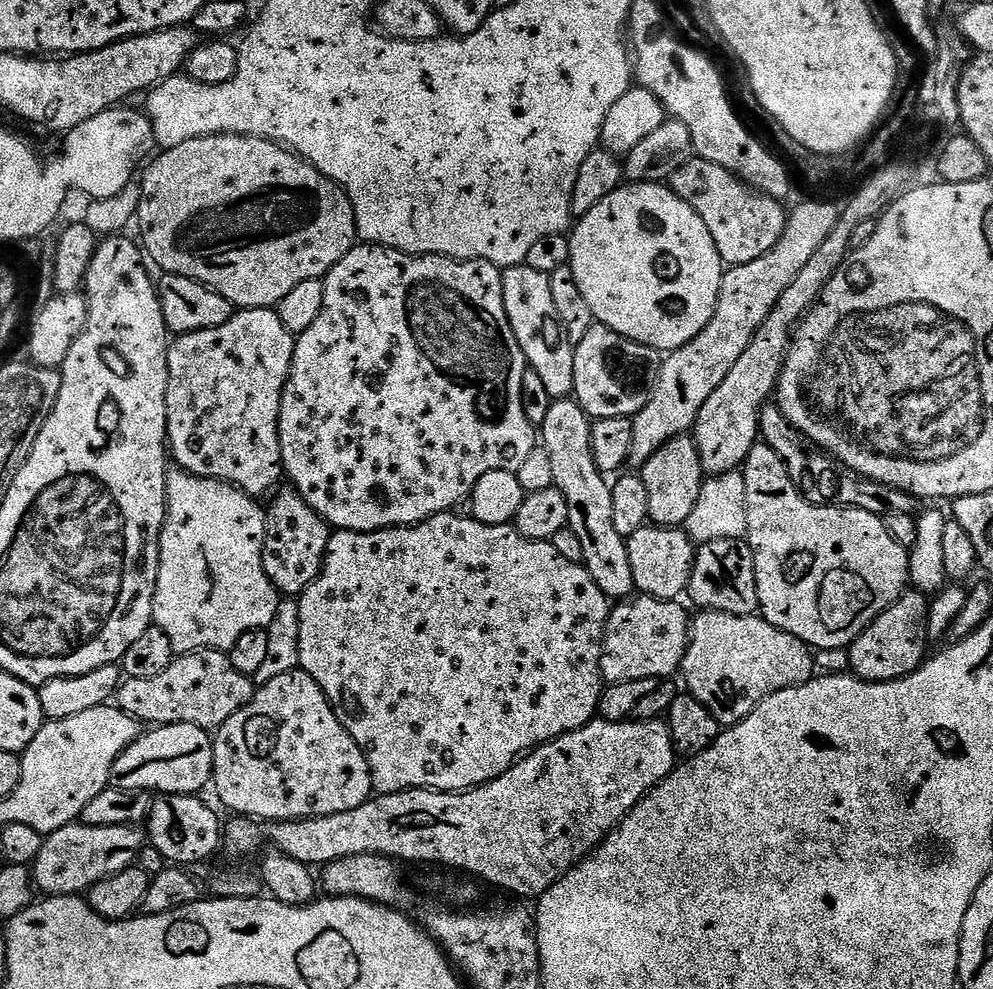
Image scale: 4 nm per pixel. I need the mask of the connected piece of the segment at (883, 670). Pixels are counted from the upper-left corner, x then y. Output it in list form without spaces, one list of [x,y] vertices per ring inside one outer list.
[[[915,590],[905,591],[904,595],[895,600],[882,615],[876,617],[867,628],[864,629],[857,640],[853,640],[848,651],[848,667],[851,675],[858,676],[862,680],[870,682],[882,682],[883,680],[897,680],[906,674],[910,674],[915,668],[919,668],[926,659],[924,651],[930,647],[928,639],[928,605],[929,597]]]

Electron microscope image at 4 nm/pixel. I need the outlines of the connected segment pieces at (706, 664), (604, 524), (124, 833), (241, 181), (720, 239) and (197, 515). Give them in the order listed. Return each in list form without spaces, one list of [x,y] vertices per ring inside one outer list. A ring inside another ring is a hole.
[[[700,610],[690,624],[683,676],[687,695],[698,698],[721,726],[731,726],[745,720],[770,694],[813,679],[814,652],[759,614],[735,616]]]
[[[579,399],[553,400],[550,411],[546,413],[546,422],[539,425],[538,432],[542,437],[542,447],[546,454],[550,454],[554,487],[562,490],[562,498],[566,498],[568,527],[574,530],[574,534],[578,534],[578,542],[582,545],[584,568],[590,578],[598,582],[598,590],[602,590],[609,601],[624,602],[637,591],[634,570],[630,570],[627,539],[618,534],[618,529],[614,526],[614,513],[610,503],[611,483],[594,462],[590,446],[593,421],[588,420],[587,415],[589,413]]]
[[[68,824],[44,836],[44,845],[30,871],[44,896],[75,896],[87,893],[102,878],[118,874],[137,863],[146,836],[136,826],[90,826]]]
[[[218,134],[182,142],[182,146],[163,149],[159,154],[161,156],[156,161],[153,159],[143,169],[144,180],[139,181],[140,208],[136,212],[136,220],[138,225],[140,224],[141,237],[139,236],[139,239],[142,241],[142,248],[147,259],[151,263],[153,260],[161,268],[159,270],[161,273],[170,276],[185,276],[191,280],[197,280],[200,284],[208,285],[218,294],[222,294],[222,298],[226,298],[237,309],[275,309],[276,305],[282,302],[282,298],[286,298],[286,294],[290,294],[290,290],[298,286],[298,282],[310,282],[327,276],[328,271],[357,243],[354,206],[350,198],[341,190],[339,184],[323,176],[310,161],[297,156],[291,148],[286,148],[283,144],[277,144],[276,141],[267,140],[261,136]]]
[[[693,158],[672,176],[670,187],[706,222],[706,230],[710,230],[710,238],[718,246],[718,254],[725,265],[754,262],[754,258],[762,258],[782,238],[782,230],[786,223],[786,208],[773,196],[757,192],[749,184],[739,180],[730,170],[722,170],[722,166],[714,166],[714,162],[706,162]]]
[[[183,470],[169,471],[166,490],[168,491],[168,513],[160,535],[160,565],[158,566],[156,593],[152,603],[152,623],[155,627],[161,628],[170,638],[173,653],[197,652],[203,648],[214,648],[217,652],[227,652],[234,646],[234,642],[238,642],[238,638],[242,638],[242,634],[259,628],[267,630],[271,622],[274,621],[274,614],[277,613],[282,599],[264,569],[264,543],[268,537],[268,518],[265,505],[257,497],[247,496],[241,488],[235,488],[233,484],[228,484],[225,480],[202,478]]]

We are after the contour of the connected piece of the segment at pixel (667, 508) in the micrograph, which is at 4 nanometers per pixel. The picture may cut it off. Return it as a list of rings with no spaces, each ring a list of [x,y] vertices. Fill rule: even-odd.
[[[688,434],[674,437],[658,450],[658,454],[654,454],[654,458],[644,463],[638,474],[642,482],[646,482],[649,521],[661,528],[679,528],[685,524],[706,479],[695,439]]]

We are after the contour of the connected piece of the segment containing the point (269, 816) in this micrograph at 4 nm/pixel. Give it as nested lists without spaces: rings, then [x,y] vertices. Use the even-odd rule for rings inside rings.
[[[295,670],[286,674],[281,674],[273,681],[266,682],[257,687],[256,694],[252,701],[245,708],[238,710],[234,718],[230,718],[221,728],[215,729],[212,741],[214,750],[214,766],[212,767],[211,783],[216,784],[216,792],[220,795],[220,800],[229,808],[236,812],[237,817],[251,818],[256,822],[279,822],[281,820],[309,820],[311,816],[329,816],[330,814],[342,814],[342,810],[354,810],[362,806],[373,795],[372,775],[368,760],[364,756],[363,750],[350,738],[350,734],[342,726],[342,722],[336,717],[336,711],[332,708],[332,703],[326,698],[322,686],[310,678],[310,674],[303,670]]]

